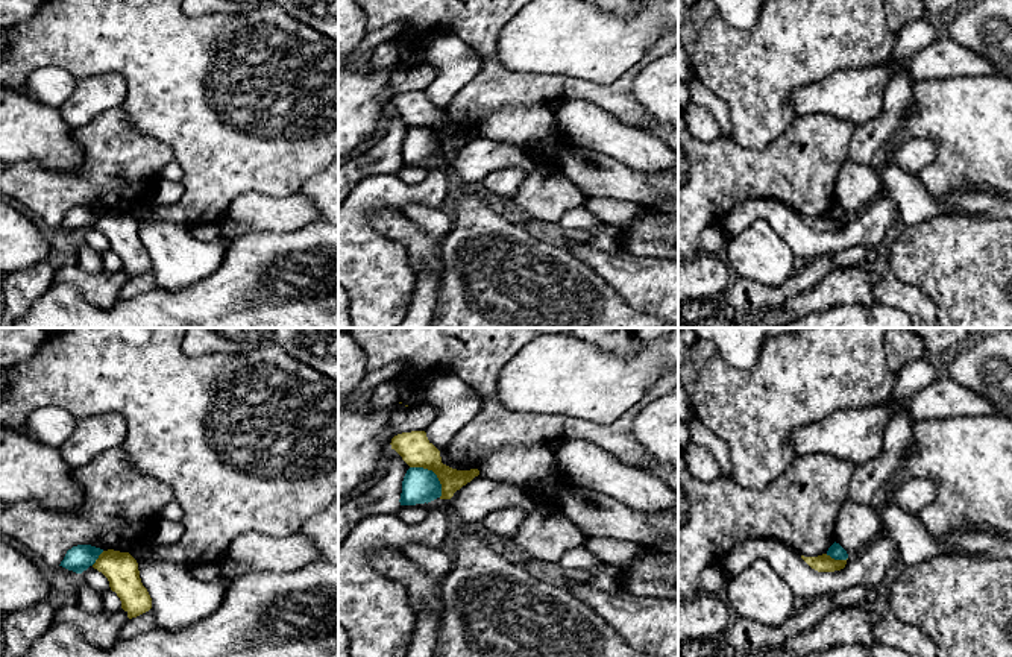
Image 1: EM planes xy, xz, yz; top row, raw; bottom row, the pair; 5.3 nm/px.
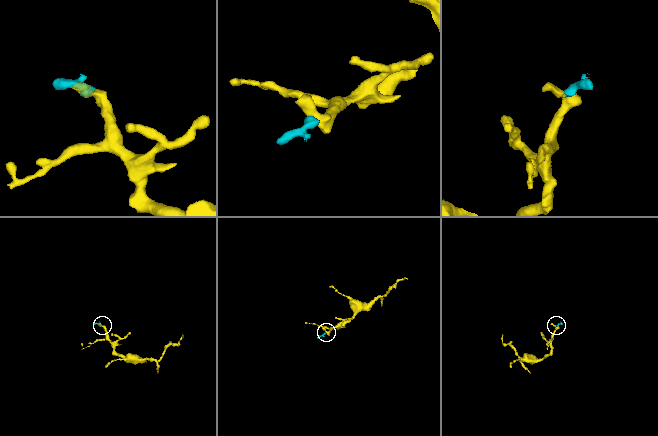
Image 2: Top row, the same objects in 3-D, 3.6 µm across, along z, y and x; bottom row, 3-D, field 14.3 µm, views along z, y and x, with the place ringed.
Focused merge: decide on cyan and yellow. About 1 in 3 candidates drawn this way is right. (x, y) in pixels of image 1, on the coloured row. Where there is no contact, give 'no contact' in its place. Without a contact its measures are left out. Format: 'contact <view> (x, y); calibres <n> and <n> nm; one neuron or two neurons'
contact xz (433, 472); calibres 190 and 170 nm; two neurons

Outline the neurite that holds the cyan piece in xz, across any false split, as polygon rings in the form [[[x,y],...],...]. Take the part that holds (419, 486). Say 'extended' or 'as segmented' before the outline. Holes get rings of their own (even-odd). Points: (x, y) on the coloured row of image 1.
as segmented | [[[410,467],[402,481],[401,505],[428,504],[442,496],[442,484],[432,470]]]

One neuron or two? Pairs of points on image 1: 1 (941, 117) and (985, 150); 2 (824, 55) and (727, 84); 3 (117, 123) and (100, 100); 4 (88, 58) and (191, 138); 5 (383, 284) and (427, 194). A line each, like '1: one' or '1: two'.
1: one
2: one
3: two
4: one
5: one

